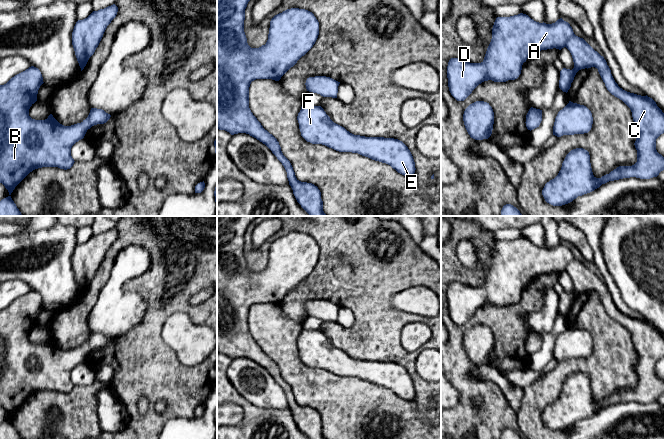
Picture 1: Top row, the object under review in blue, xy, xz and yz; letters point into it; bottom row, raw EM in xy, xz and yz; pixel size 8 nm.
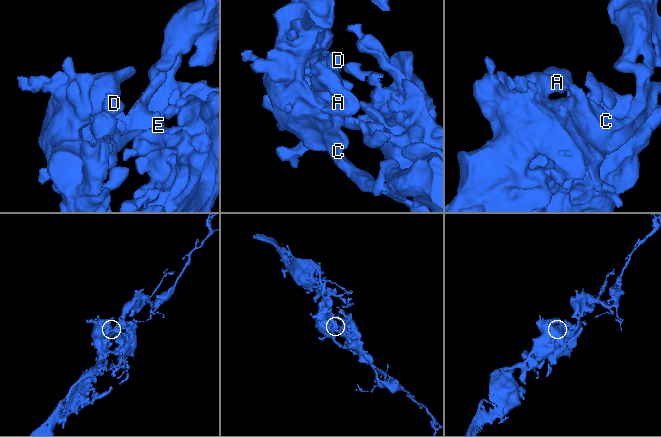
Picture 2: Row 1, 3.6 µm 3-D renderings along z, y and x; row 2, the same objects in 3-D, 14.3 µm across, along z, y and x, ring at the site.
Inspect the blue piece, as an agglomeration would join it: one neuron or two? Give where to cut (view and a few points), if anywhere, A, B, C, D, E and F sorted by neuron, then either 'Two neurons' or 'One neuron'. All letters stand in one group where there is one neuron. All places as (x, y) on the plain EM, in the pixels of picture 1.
No split. Groups: A B C D E F. One neuron

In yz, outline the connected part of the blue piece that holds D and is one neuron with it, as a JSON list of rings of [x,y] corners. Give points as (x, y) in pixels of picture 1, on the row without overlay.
[[[523,237],[510,241],[497,241],[492,252],[491,266],[481,287],[470,287],[458,282],[449,284],[447,290],[449,315],[457,325],[464,325],[484,305],[506,306],[517,303],[521,298],[523,287],[535,276],[553,272],[561,274],[564,271],[572,279],[574,292],[572,294],[563,292],[560,295],[559,312],[567,317],[579,294],[591,291],[597,292],[607,314],[622,324],[632,336],[637,354],[637,362],[634,367],[637,374],[637,386],[632,390],[619,390],[609,398],[596,402],[592,396],[589,376],[583,372],[573,373],[566,379],[558,399],[545,408],[542,414],[545,425],[553,430],[562,430],[572,426],[578,420],[594,415],[609,405],[630,401],[640,403],[657,401],[664,394],[664,381],[656,374],[656,363],[664,357],[664,337],[656,326],[647,319],[637,319],[620,312],[615,306],[604,281],[583,262],[576,260],[570,248],[562,242],[555,247],[546,248],[536,246]]]

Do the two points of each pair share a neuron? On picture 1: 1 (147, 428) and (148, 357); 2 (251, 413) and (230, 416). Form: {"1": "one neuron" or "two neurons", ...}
{"1": "one neuron", "2": "two neurons"}

